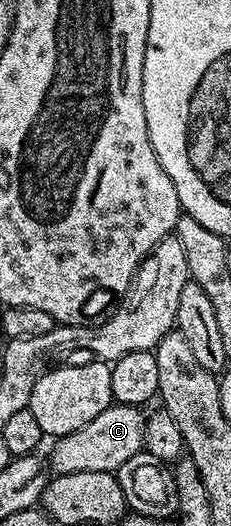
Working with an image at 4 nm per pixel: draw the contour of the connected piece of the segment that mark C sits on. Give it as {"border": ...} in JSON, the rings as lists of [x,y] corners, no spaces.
{"border":[[[114,402],[95,421],[87,421],[83,429],[75,429],[75,433],[67,433],[56,440],[57,443],[47,455],[47,463],[56,474],[79,473],[87,471],[117,472],[120,467],[141,451],[145,445],[145,415],[141,407],[133,407],[129,403]]]}

